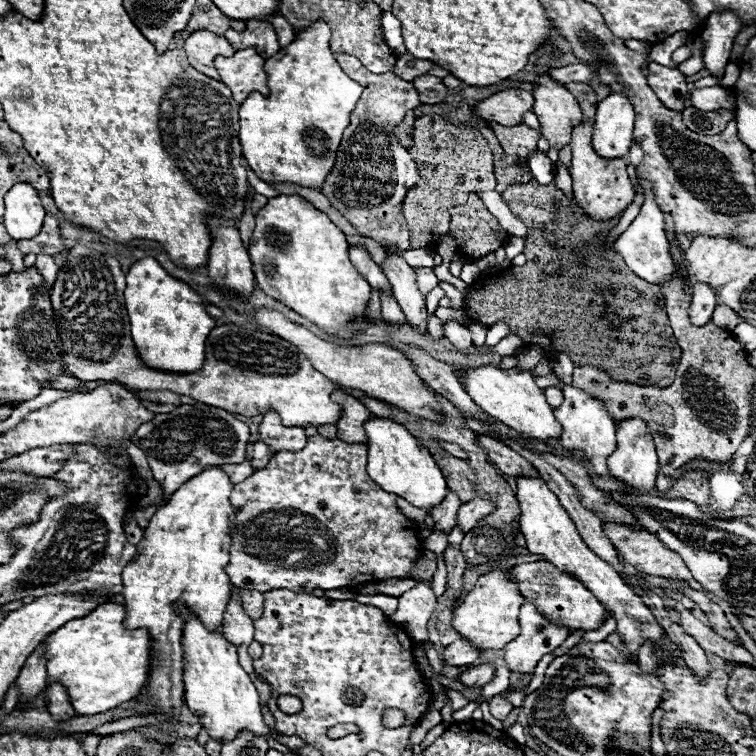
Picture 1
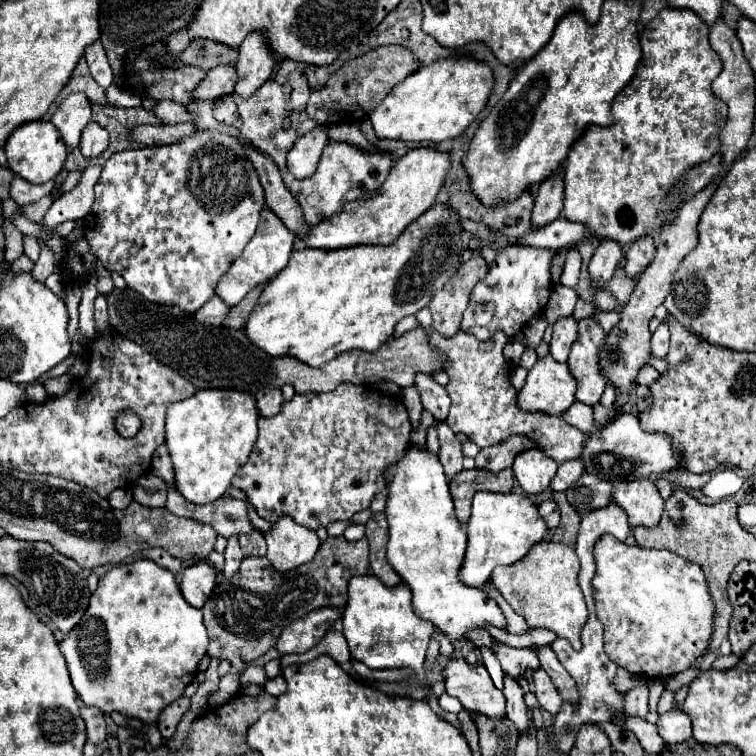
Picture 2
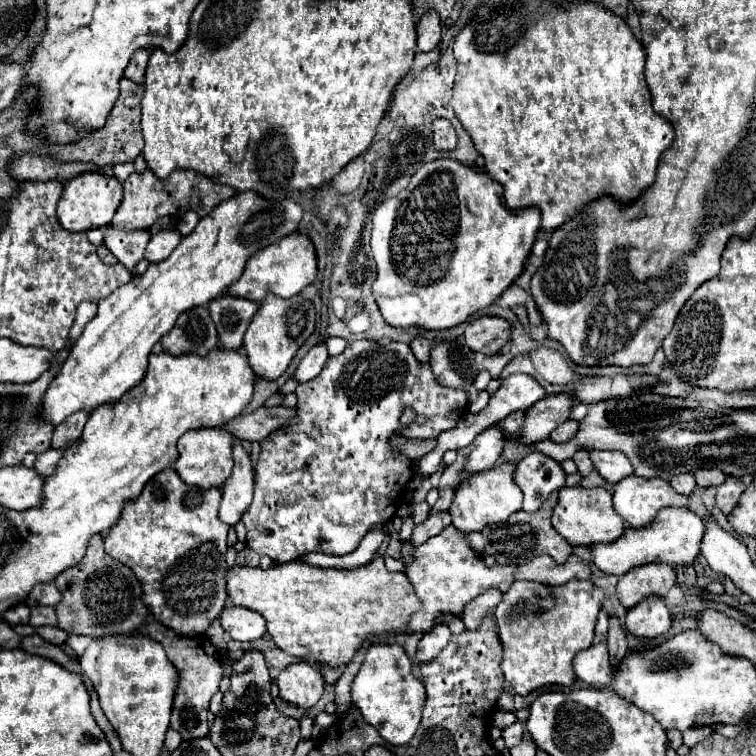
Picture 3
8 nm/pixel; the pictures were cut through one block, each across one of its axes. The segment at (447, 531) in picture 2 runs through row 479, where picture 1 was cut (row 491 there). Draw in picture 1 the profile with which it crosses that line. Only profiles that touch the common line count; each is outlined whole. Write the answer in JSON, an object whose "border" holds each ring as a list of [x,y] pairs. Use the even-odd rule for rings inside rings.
{"border":[[[372,418],[364,424],[368,434],[368,476],[390,494],[408,500],[416,508],[434,508],[448,494],[444,474],[436,466],[428,448],[424,448],[402,424],[388,418]]]}

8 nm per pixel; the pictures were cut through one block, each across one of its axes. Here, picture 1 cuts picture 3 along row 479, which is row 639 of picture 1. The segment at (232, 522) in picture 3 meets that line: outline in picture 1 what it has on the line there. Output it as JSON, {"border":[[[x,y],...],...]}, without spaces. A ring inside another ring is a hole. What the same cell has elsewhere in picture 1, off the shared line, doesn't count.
{"border":[[[234,586],[230,602],[224,612],[224,620],[222,620],[222,634],[238,648],[242,668],[248,674],[252,674],[252,658],[248,656],[248,646],[254,640],[254,626],[252,626],[254,620],[244,612],[238,592],[240,588]]]}

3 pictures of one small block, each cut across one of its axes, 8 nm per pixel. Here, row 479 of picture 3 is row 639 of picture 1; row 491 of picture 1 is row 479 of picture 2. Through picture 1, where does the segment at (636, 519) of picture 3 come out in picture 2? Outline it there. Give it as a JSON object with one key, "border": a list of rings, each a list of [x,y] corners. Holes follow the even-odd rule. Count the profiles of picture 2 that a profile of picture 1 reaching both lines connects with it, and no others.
{"border":[[[530,448],[514,458],[514,476],[526,494],[538,494],[550,488],[550,478],[556,474],[558,464],[542,450]]]}

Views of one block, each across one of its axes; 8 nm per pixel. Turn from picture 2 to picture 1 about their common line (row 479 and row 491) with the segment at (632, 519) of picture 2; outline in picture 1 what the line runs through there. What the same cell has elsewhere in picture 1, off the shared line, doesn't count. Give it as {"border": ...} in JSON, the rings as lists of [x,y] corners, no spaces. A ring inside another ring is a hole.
{"border":[[[628,418],[628,420],[620,422],[616,430],[618,430],[616,432],[618,444],[616,444],[616,450],[608,456],[610,474],[640,492],[650,492],[654,488],[656,474],[658,474],[658,456],[656,456],[654,436],[652,436],[650,428],[640,418]]]}

